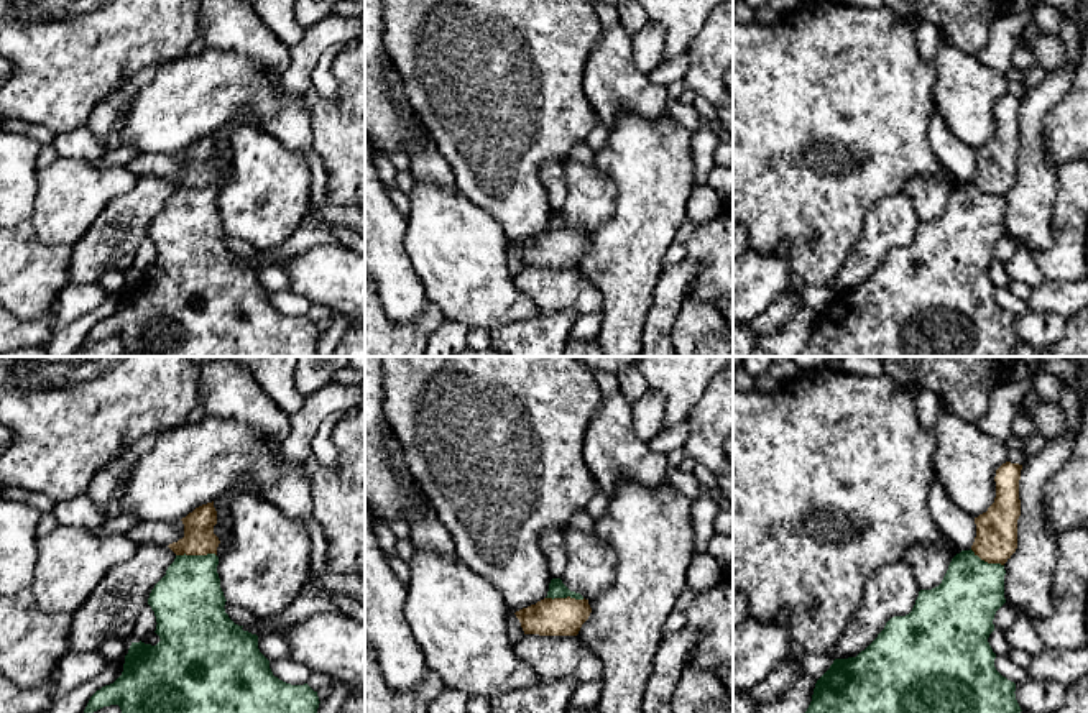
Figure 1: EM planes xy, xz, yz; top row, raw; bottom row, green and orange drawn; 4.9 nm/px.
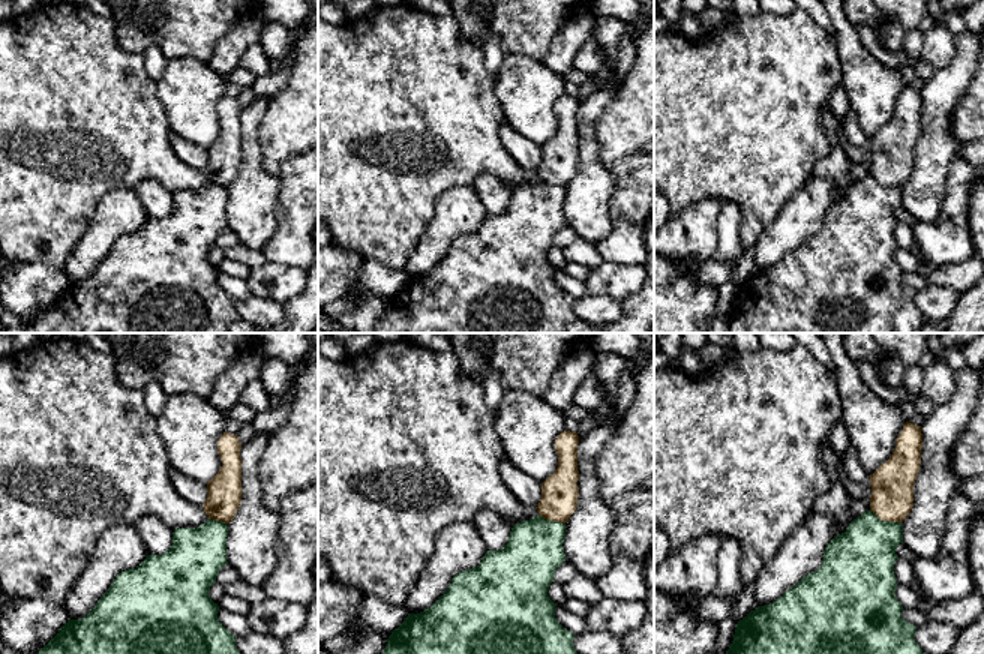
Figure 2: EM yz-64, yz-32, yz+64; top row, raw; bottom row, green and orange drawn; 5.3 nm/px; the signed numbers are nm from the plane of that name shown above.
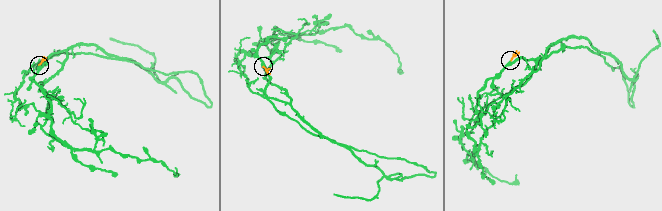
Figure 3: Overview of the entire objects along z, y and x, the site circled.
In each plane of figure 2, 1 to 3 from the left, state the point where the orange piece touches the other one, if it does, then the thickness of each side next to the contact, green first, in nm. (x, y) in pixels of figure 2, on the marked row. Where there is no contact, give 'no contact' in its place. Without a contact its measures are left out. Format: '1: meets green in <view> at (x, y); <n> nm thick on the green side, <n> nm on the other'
1: meets green in yz-64 at (218, 521); 280 nm thick on the green side, 180 nm on the other
2: meets green in yz-32 at (552, 521); 300 nm thick on the green side, 200 nm on the other
3: meets green in yz+64 at (885, 521); 360 nm thick on the green side, 240 nm on the other

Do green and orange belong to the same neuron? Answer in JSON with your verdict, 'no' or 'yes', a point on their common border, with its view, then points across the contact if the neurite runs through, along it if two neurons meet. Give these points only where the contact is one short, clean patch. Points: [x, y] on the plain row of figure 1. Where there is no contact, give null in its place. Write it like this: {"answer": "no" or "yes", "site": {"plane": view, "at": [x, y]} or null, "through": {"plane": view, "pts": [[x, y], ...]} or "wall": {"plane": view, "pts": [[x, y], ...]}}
{"answer": "no", "site": {"plane": "xy", "at": [196, 188]}, "wall": {"plane": "xy", "pts": [[216, 186], [176, 188]]}}

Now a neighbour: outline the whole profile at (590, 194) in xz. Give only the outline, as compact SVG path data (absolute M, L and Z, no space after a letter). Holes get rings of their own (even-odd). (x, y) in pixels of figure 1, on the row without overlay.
M565 158L567 200L562 215L585 232L603 225L615 212L616 187L613 181L595 164L585 164Z

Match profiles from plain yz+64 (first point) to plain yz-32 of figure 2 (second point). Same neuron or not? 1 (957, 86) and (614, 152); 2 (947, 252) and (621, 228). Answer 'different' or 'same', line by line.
1: different
2: same

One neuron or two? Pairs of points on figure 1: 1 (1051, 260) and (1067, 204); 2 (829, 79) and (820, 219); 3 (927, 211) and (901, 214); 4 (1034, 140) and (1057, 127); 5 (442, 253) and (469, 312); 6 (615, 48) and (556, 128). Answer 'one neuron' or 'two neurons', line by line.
1: one neuron
2: one neuron
3: two neurons
4: two neurons
5: one neuron
6: two neurons

